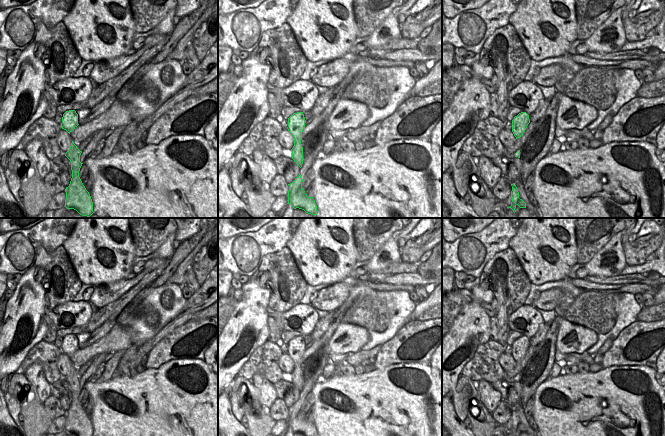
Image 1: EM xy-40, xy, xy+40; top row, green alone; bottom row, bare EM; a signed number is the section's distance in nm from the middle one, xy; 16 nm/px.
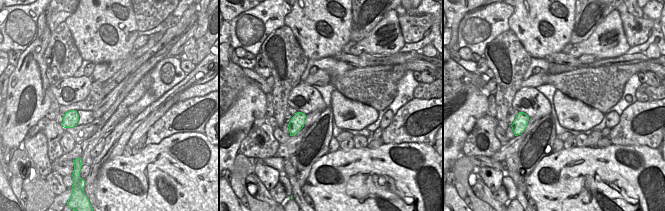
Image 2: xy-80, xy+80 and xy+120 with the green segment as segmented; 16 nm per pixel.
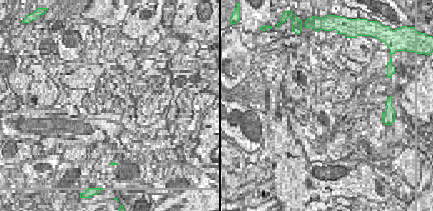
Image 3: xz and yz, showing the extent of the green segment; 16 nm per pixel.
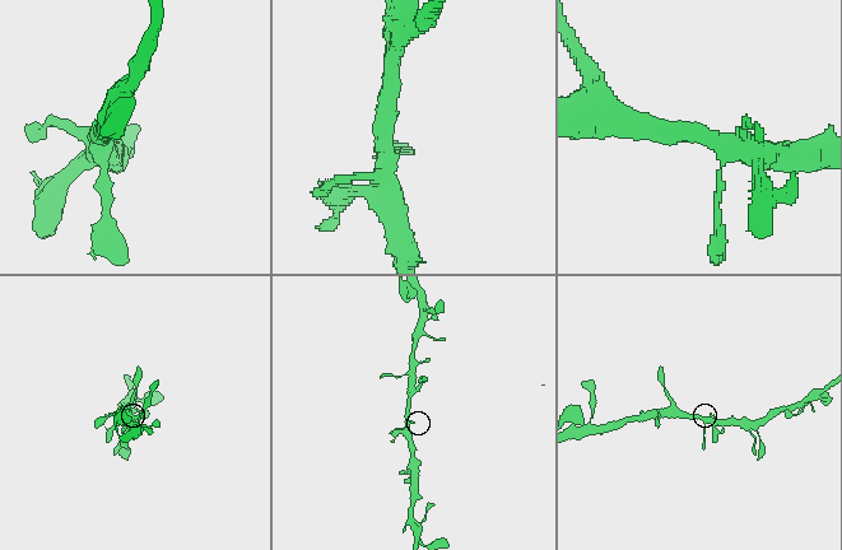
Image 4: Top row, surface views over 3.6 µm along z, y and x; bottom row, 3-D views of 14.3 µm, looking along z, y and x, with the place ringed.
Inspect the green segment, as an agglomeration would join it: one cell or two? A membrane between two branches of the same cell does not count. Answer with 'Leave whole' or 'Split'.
Leave whole.

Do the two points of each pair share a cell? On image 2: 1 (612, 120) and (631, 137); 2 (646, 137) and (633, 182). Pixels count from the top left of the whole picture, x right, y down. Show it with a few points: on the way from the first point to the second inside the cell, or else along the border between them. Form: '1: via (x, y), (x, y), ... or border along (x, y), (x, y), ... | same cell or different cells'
1: border along (620, 115), (620, 120), (611, 129) | different cells
2: border along (620, 144), (647, 145), (654, 148) | different cells

